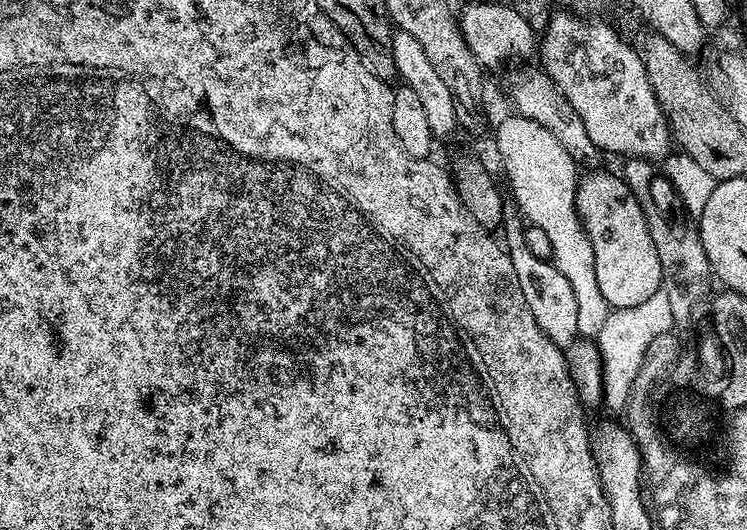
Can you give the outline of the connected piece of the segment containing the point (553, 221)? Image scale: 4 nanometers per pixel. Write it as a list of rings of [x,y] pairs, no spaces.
[[[509,114],[496,128],[496,148],[500,151],[500,160],[504,163],[504,174],[512,183],[512,196],[521,217],[529,225],[546,230],[550,238],[553,254],[551,261],[558,270],[562,270],[566,282],[570,282],[570,290],[574,290],[574,298],[578,302],[578,330],[585,338],[595,338],[602,330],[603,324],[609,314],[609,306],[606,298],[602,298],[602,290],[598,290],[598,273],[594,271],[594,246],[590,246],[590,238],[584,229],[584,223],[576,209],[576,186],[578,183],[578,161],[572,157],[546,130],[546,126],[538,126],[538,122],[530,122],[525,116]]]

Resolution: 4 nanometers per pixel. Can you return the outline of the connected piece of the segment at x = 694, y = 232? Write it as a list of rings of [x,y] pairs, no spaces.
[[[628,158],[623,161],[622,175],[634,198],[638,198],[638,206],[642,206],[642,214],[646,218],[646,226],[650,230],[650,238],[654,238],[654,250],[658,250],[658,262],[662,266],[665,277],[684,296],[704,298],[709,295],[708,283],[713,283],[714,273],[706,258],[706,246],[702,246],[700,225],[682,206],[682,198],[678,198],[678,190],[664,176],[663,171],[651,160]]]

